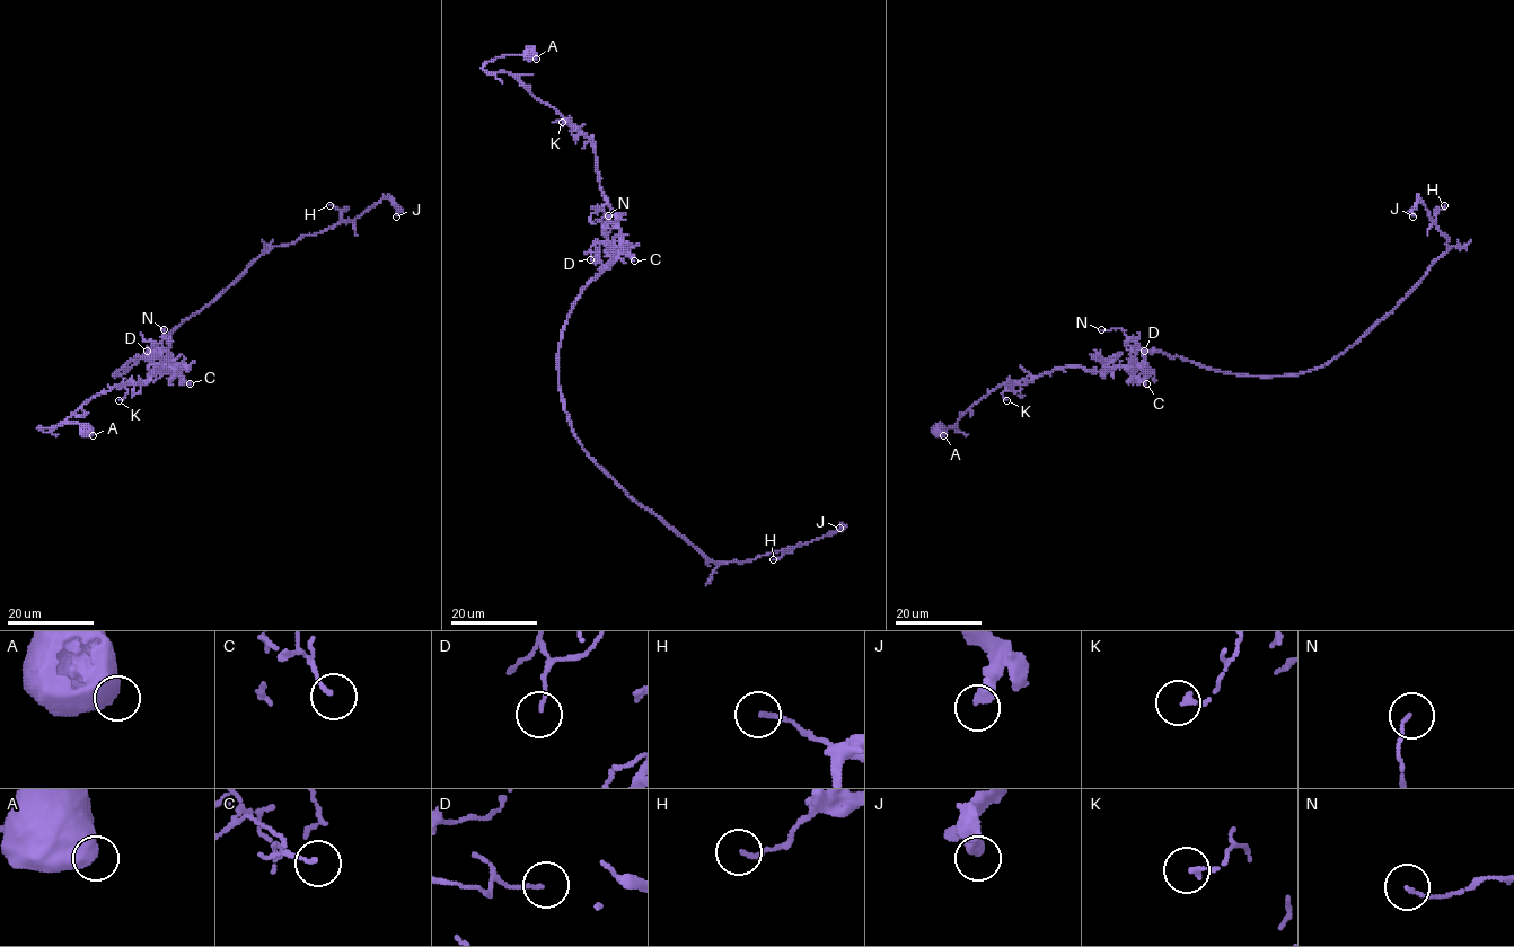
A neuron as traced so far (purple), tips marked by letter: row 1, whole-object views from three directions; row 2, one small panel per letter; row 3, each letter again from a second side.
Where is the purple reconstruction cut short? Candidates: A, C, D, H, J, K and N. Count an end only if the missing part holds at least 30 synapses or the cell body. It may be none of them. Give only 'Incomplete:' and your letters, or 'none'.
Incomplete: none

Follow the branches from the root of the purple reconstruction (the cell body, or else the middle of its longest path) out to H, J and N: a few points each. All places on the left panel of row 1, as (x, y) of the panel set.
H: (114, 375), (121, 375), (216, 300), (262, 254), (331, 229), (341, 211), (329, 205)
J: (114, 375), (121, 375), (216, 300), (274, 247), (354, 220), (385, 197), (397, 210), (396, 217)
N: (114, 375), (135, 356), (166, 351), (169, 342), (164, 329)

